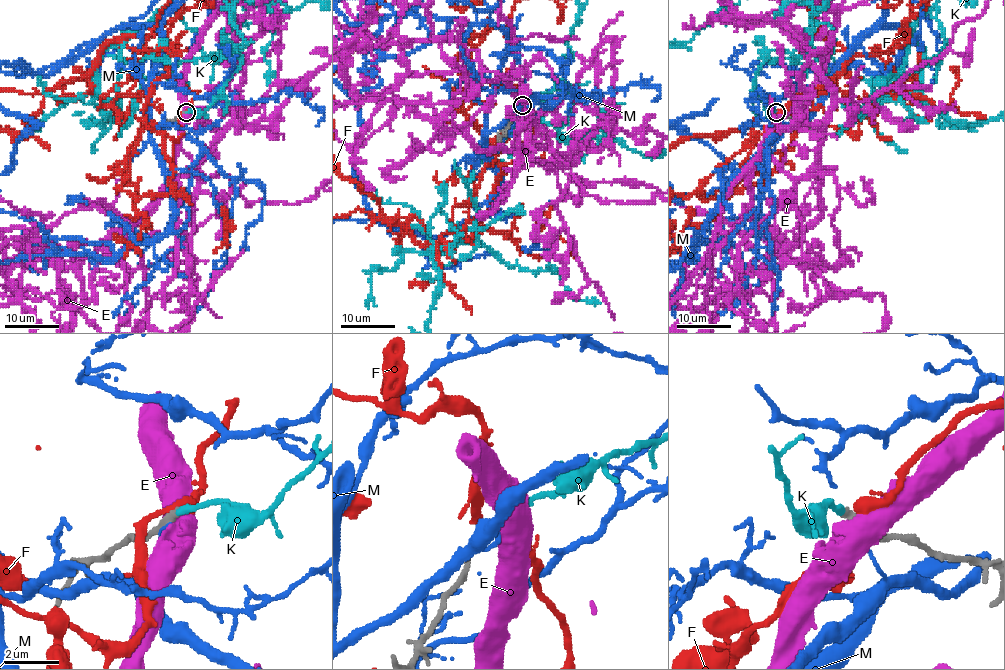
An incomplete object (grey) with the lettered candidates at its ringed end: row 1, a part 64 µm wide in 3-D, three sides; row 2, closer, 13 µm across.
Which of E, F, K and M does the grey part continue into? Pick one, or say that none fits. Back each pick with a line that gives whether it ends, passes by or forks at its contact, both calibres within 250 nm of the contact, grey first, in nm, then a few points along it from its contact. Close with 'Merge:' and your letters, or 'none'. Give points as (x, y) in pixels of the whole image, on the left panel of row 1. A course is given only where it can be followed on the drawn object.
K: it ends | 280/260 nm
Merge: K

